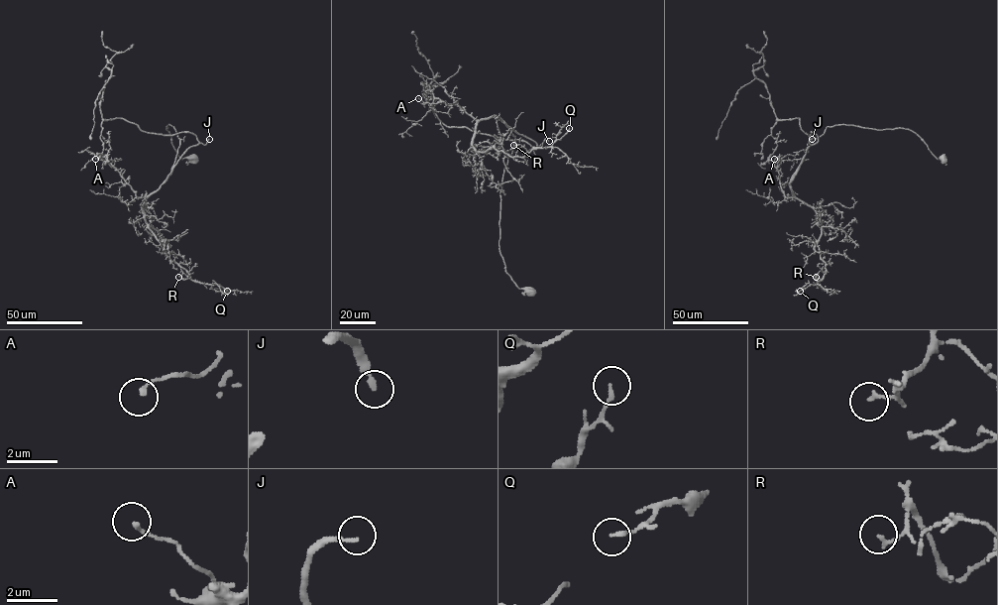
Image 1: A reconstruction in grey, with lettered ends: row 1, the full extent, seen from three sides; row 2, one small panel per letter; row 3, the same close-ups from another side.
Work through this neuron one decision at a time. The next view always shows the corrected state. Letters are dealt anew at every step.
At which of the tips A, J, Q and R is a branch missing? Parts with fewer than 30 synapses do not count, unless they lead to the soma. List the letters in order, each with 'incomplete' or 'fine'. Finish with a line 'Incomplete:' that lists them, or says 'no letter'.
A: fine
J: incomplete
Q: fine
R: fine
Incomplete: J

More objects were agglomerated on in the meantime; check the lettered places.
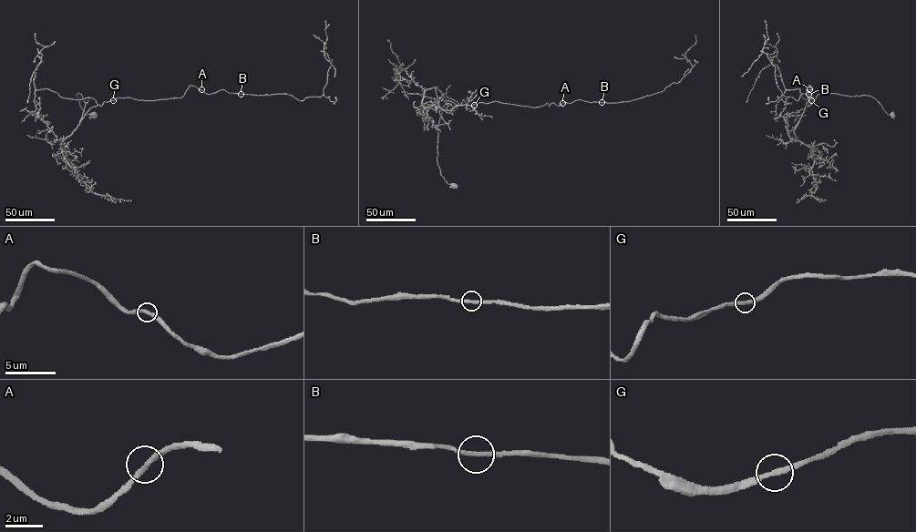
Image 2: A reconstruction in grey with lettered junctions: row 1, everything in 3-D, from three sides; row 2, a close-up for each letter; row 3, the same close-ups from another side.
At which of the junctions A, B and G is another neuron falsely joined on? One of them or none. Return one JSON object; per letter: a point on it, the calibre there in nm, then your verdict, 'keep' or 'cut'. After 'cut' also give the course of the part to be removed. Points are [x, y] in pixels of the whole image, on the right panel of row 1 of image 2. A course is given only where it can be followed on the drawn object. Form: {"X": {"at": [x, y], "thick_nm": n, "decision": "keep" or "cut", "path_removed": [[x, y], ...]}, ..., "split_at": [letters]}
{"A": {"at": [809, 89], "thick_nm": 280, "decision": "keep"}, "B": {"at": [808, 94], "thick_nm": 240, "decision": "keep"}, "G": {"at": [811, 100], "thick_nm": 240, "decision": "keep"}, "split_at": []}

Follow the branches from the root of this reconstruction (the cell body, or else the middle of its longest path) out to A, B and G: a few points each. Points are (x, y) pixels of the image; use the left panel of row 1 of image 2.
A: (94, 115), (83, 111), (77, 93), (81, 120), (118, 97), (201, 89)
B: (94, 115), (83, 111), (77, 93), (81, 120), (105, 101), (180, 97), (190, 85), (241, 94)
G: (94, 115), (86, 115), (76, 96), (77, 93), (85, 103), (81, 120), (92, 107), (113, 100)

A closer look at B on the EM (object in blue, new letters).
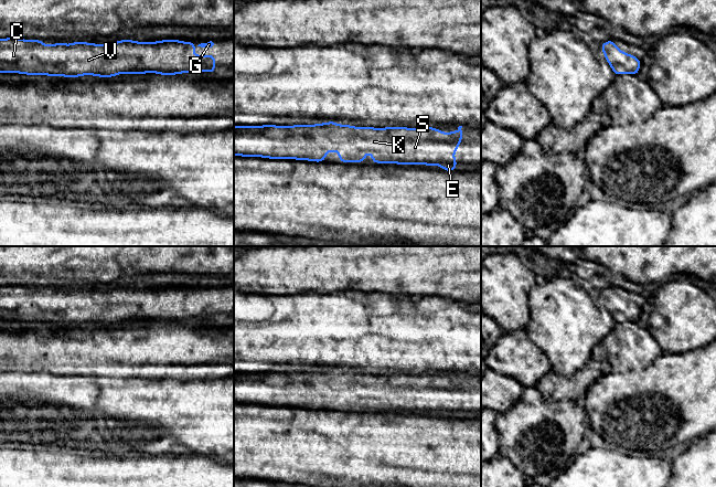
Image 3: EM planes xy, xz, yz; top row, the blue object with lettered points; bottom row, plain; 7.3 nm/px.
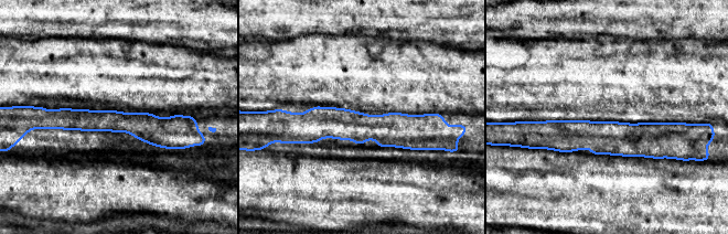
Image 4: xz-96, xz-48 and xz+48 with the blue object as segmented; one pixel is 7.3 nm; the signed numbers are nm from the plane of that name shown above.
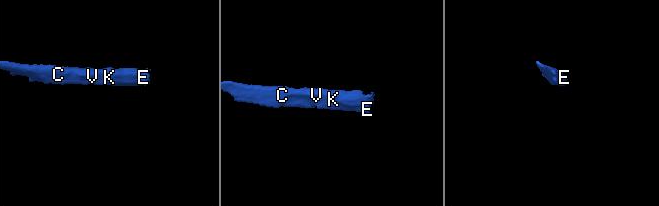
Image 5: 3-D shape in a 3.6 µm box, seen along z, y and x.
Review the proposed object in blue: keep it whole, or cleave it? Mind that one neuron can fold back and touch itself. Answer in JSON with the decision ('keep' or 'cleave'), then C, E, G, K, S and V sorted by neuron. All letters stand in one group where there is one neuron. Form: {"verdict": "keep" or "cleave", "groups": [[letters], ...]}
{"verdict": "keep", "groups": [["C", "E", "G", "K", "S", "V"]]}

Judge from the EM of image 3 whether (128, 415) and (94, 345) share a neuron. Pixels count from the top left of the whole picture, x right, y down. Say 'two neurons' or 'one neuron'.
two neurons

